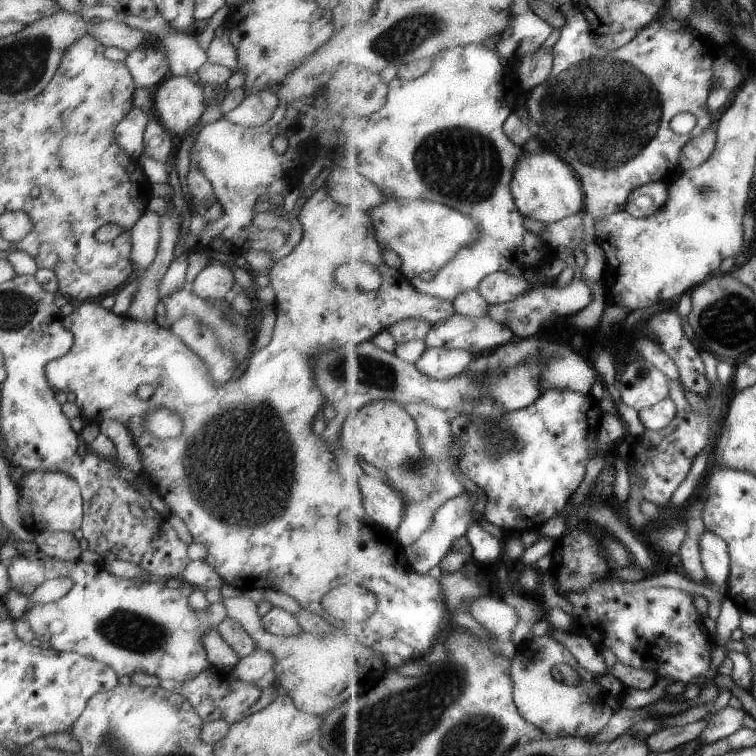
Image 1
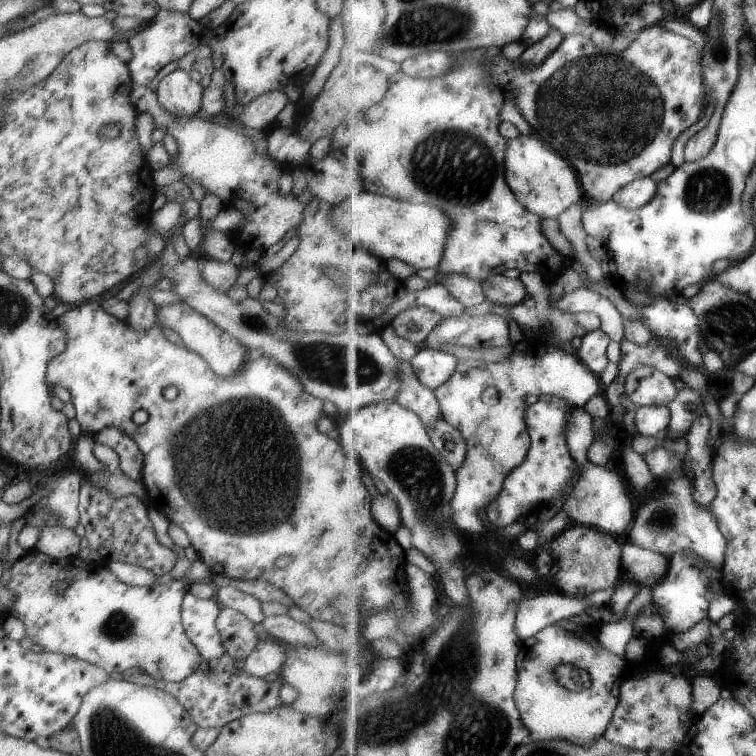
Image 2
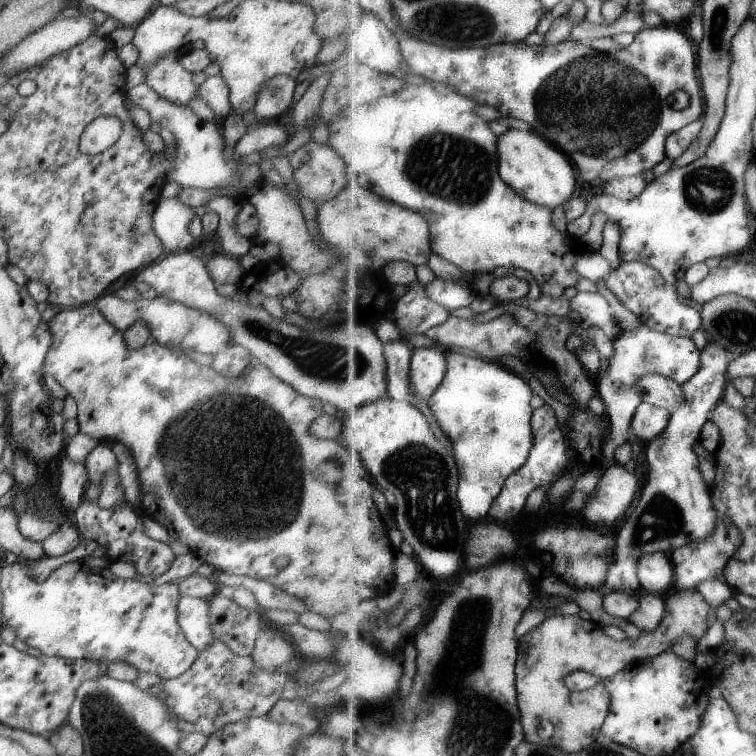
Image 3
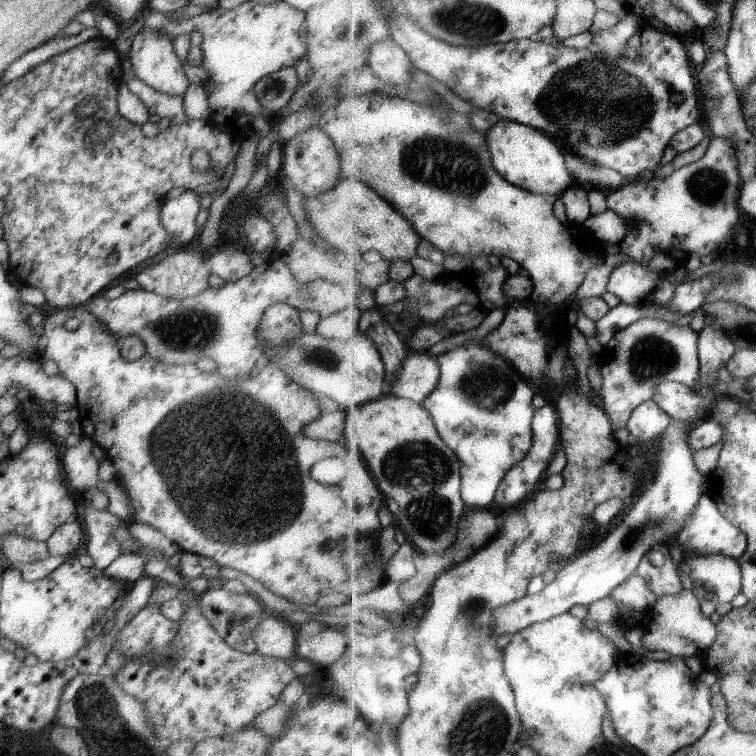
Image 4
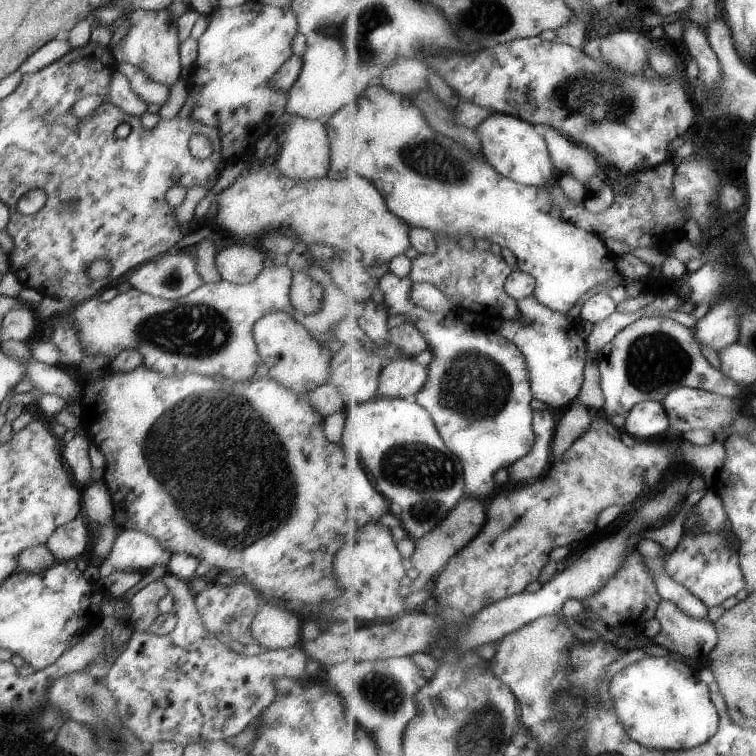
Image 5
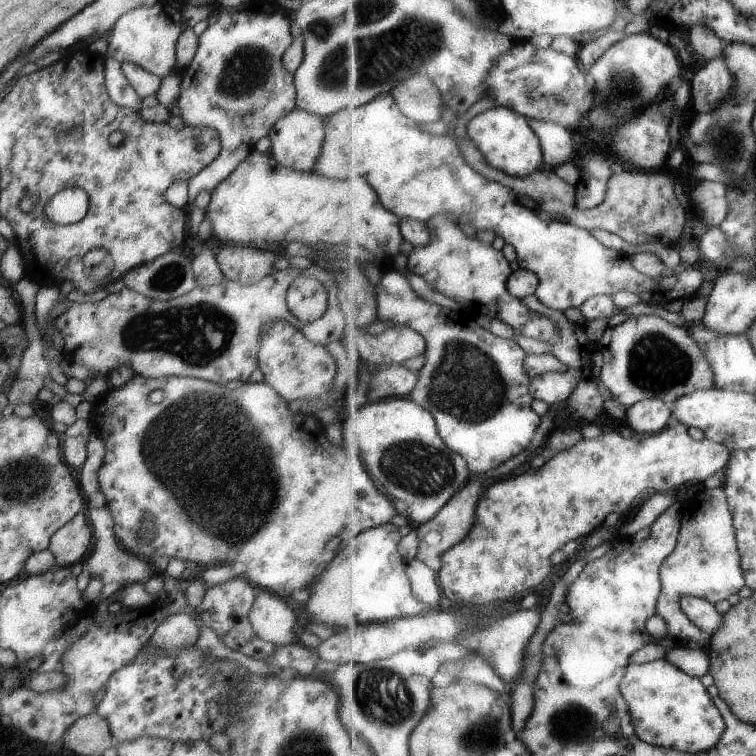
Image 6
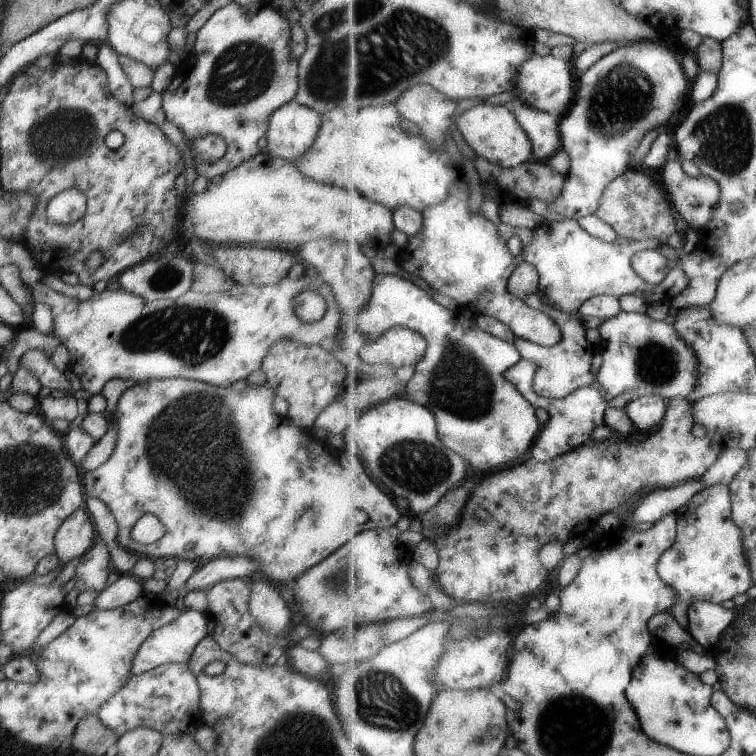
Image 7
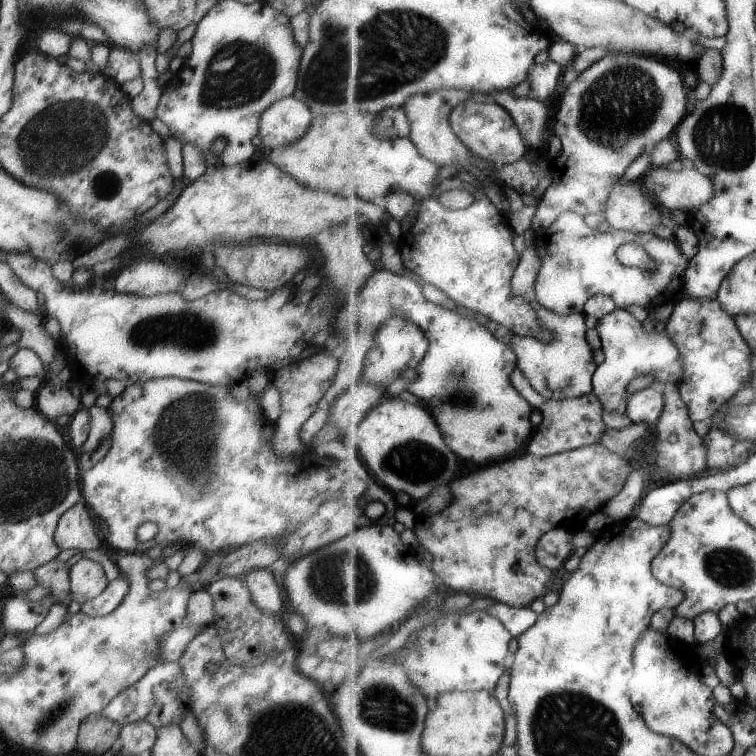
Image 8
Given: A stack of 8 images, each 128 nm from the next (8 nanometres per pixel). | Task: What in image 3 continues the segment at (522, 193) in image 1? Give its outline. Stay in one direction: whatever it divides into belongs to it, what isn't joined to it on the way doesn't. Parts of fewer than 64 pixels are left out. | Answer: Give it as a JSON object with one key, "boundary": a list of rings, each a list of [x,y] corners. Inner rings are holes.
{"boundary":[[[531,127],[507,130],[499,137],[498,151],[503,180],[525,198],[553,209],[565,204],[575,192],[577,176],[572,159]]]}

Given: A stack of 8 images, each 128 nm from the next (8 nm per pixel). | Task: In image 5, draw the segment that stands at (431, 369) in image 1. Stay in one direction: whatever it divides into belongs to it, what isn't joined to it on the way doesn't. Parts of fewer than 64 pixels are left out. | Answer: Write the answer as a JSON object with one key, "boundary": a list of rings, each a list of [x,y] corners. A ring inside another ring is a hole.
{"boundary":[[[399,357],[386,365],[380,376],[377,397],[414,399],[428,379],[429,367],[419,364],[414,358]]]}

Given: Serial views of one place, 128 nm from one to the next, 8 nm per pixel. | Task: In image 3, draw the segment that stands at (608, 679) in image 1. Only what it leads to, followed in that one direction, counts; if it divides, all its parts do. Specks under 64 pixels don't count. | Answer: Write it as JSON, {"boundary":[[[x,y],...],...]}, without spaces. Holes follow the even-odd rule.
{"boundary":[[[687,588],[685,590],[676,590],[666,594],[665,610],[659,624],[651,631],[641,630],[639,638],[625,638],[618,641],[599,625],[595,625],[591,620],[583,621],[578,619],[576,615],[555,615],[547,617],[539,626],[532,628],[526,635],[519,638],[519,656],[516,662],[516,687],[518,690],[518,705],[520,708],[521,718],[523,718],[523,726],[525,726],[525,734],[529,742],[539,742],[541,738],[541,728],[545,726],[553,726],[555,732],[549,738],[547,744],[551,746],[559,746],[565,752],[581,752],[587,746],[594,744],[602,732],[604,722],[607,720],[611,710],[611,693],[606,689],[606,680],[618,670],[624,669],[624,666],[631,664],[638,659],[654,657],[665,651],[671,651],[671,646],[675,640],[692,636],[694,640],[701,640],[707,632],[707,612],[709,605],[706,603],[702,595],[695,588]],[[577,670],[583,670],[597,675],[602,682],[598,685],[585,689],[582,692],[569,690],[565,679]]]}

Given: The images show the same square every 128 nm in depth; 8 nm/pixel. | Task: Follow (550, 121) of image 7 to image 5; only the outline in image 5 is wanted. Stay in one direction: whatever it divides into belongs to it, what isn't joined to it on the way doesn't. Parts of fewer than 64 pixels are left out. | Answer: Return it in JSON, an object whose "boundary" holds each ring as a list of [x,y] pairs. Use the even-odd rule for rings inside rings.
{"boundary":[[[538,125],[537,128],[546,138],[551,158],[561,176],[573,173],[583,184],[587,184],[597,172],[597,160],[589,154],[587,146],[579,146],[563,131],[552,126]]]}

